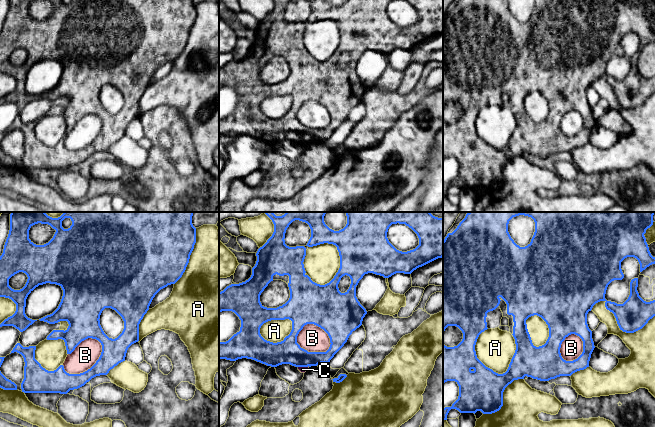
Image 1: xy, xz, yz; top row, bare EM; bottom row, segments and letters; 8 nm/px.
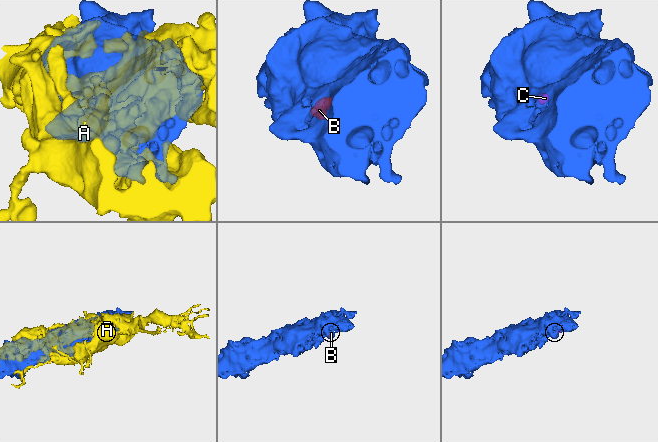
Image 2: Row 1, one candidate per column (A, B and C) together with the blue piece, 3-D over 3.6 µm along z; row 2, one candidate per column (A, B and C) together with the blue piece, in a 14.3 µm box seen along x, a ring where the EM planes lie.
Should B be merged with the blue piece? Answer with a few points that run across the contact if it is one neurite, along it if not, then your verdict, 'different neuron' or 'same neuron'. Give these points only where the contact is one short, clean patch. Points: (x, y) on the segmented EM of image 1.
different neuron

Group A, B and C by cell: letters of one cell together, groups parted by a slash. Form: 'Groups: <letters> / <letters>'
Groups: A B C

